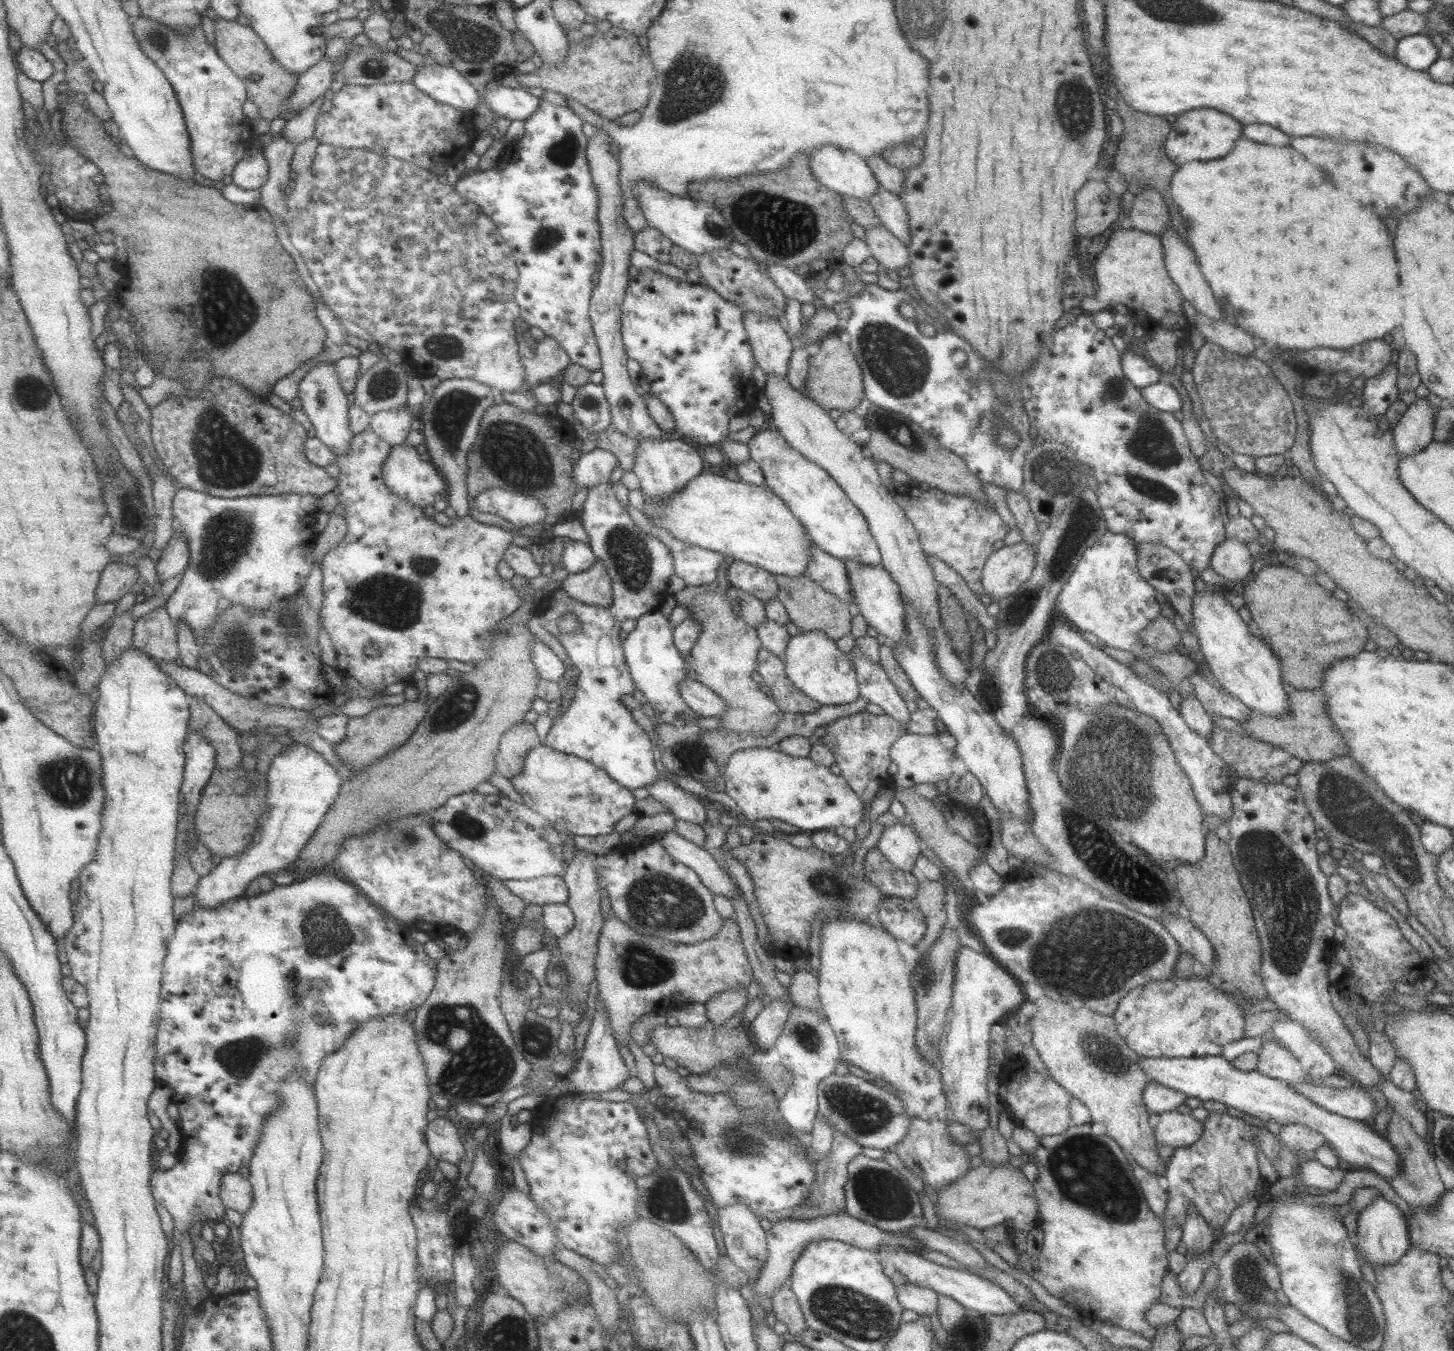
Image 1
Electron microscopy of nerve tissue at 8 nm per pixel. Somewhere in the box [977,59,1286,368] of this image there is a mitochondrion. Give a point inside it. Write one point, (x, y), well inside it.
(1074, 104)

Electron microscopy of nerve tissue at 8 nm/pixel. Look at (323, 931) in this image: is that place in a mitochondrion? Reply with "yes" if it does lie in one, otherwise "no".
yes

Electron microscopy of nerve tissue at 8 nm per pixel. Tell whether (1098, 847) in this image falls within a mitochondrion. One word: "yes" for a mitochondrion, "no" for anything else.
yes

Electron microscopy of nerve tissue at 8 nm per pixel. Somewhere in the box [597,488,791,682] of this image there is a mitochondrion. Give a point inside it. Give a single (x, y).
(633, 560)

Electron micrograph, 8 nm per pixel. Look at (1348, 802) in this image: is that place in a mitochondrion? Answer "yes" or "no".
yes

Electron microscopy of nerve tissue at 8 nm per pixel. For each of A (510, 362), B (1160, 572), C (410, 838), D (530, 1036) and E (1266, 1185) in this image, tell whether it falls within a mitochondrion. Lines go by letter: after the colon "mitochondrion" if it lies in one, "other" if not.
A: other
B: mitochondrion
C: mitochondrion
D: mitochondrion
E: other

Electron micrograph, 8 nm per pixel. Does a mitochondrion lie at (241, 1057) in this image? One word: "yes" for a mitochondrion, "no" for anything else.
yes

